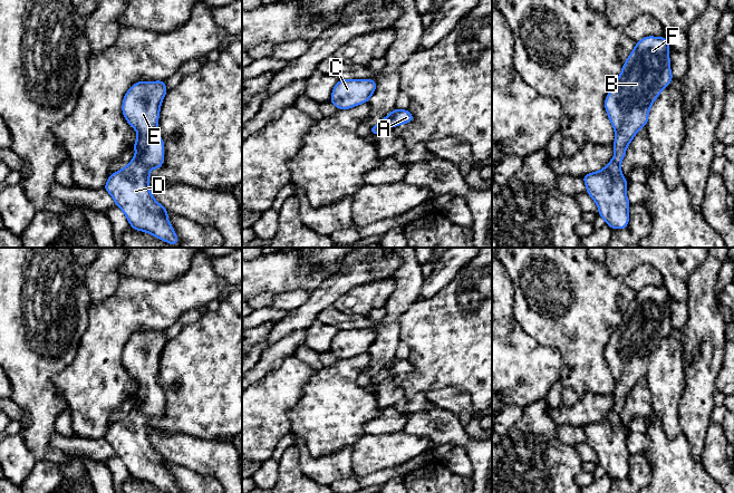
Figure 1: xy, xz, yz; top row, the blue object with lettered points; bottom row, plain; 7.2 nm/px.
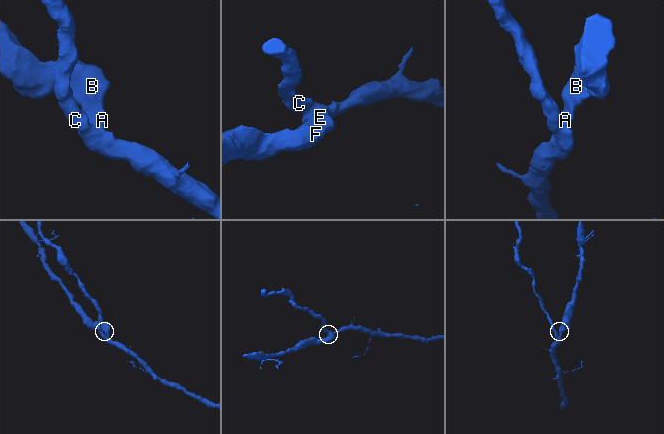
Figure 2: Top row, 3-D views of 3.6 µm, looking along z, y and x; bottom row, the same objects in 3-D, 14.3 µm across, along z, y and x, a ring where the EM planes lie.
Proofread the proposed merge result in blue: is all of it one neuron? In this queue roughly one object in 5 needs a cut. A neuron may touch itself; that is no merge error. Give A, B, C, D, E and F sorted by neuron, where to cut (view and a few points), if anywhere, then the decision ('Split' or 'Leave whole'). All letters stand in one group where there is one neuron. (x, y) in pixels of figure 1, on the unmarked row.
Groups: A B C D E F. No split. Leave whole

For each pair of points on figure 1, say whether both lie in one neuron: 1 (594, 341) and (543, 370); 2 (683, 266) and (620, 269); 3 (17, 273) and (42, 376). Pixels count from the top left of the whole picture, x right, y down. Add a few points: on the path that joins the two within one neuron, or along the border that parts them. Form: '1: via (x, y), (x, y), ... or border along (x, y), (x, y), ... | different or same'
1: border along (540, 344), (554, 347), (559, 351), (560, 379) | different
2: via (667, 259), (636, 259) | same
3: via (13, 299), (13, 318), (28, 350) | same

